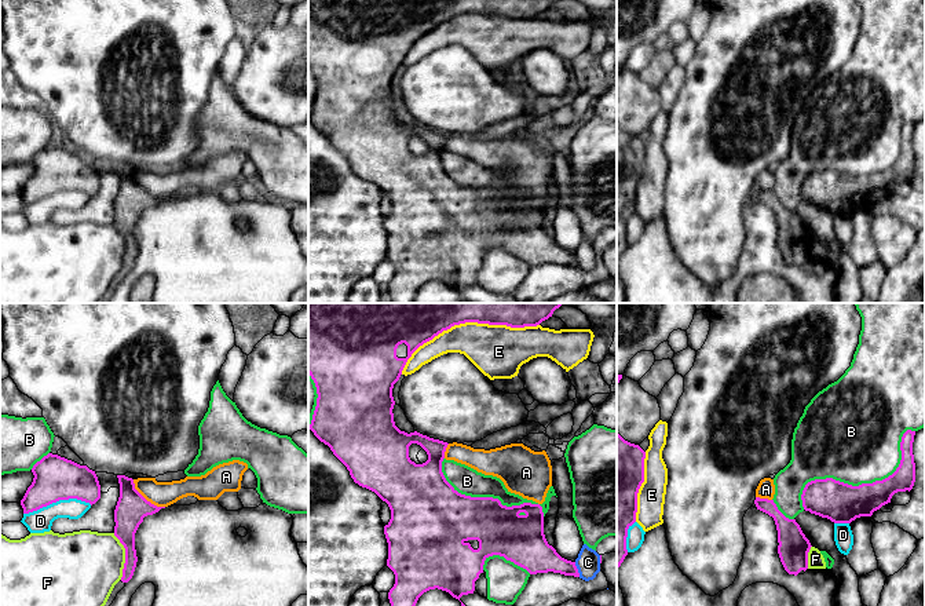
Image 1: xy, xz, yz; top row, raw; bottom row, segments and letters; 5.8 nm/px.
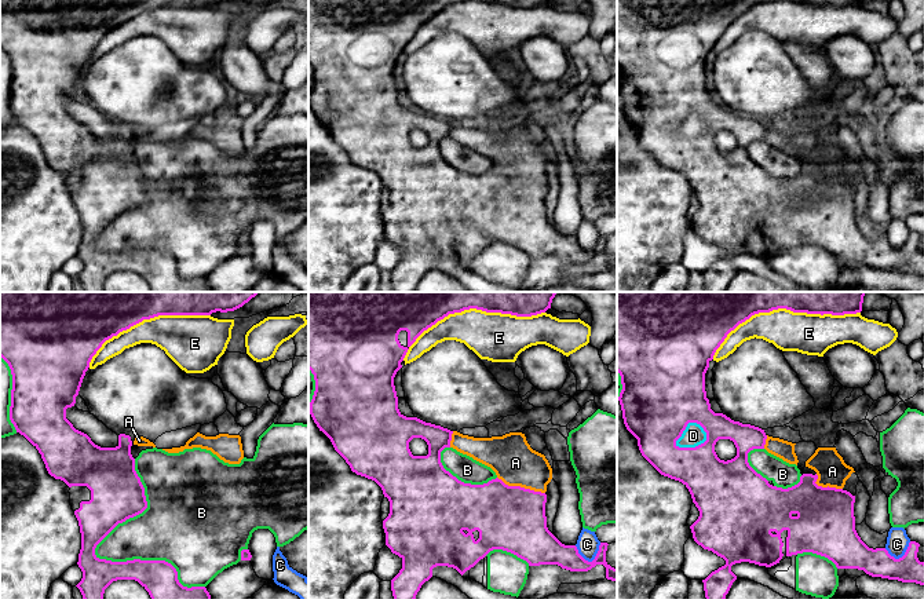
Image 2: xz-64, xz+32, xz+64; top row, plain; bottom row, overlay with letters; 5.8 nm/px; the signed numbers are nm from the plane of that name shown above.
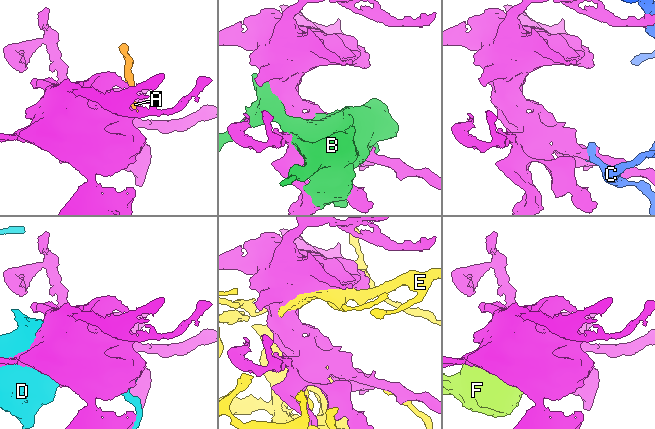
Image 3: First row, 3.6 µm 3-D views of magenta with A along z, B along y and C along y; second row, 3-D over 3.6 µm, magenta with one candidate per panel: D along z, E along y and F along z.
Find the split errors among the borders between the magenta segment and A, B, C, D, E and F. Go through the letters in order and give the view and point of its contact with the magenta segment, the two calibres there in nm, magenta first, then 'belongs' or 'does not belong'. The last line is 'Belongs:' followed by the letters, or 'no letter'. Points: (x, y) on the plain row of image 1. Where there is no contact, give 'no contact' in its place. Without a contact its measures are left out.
A: xy (145, 190) | 180/140 nm | belongs
B: yz (862, 175) | 240/500 nm | does not belong
C: xz (577, 260) | 190/140 nm | does not belong
D: xy (57, 192) | 260/140 nm | does not belong
E: xz (465, 13) | 190/300 nm | does not belong
F: xy (125, 248) | 170/420 nm | does not belong
Belongs: A

